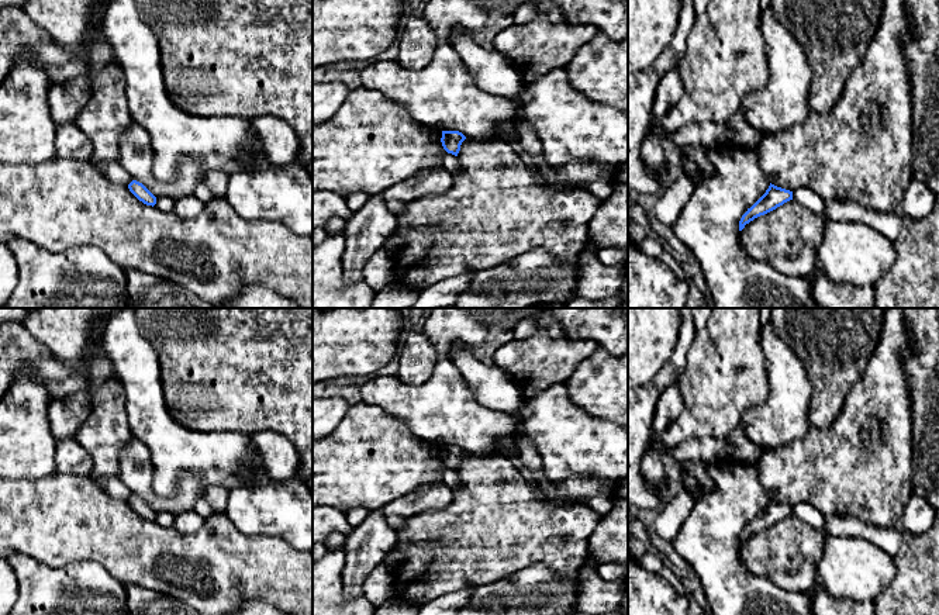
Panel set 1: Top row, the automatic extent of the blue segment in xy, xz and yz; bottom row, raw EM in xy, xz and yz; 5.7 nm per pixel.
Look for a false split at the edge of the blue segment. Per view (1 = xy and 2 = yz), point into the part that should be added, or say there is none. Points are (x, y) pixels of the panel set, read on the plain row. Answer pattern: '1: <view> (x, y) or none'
1: none
2: none

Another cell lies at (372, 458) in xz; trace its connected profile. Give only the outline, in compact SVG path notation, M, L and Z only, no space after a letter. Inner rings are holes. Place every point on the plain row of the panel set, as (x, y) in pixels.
M351 405L328 436L313 436L313 508L382 509L422 486L443 483L441 453L441 445L417 438L382 408Z

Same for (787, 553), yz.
M790 515L746 539L739 549L739 556L749 573L771 580L786 591L809 594L817 585L818 563L825 549L825 540L824 531Z

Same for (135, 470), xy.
M132 438L120 450L117 477L128 490L142 498L155 512L168 511L180 515L193 509L200 498L200 477L186 473L177 481L177 491L172 497L159 497L152 490L153 464L148 446Z

